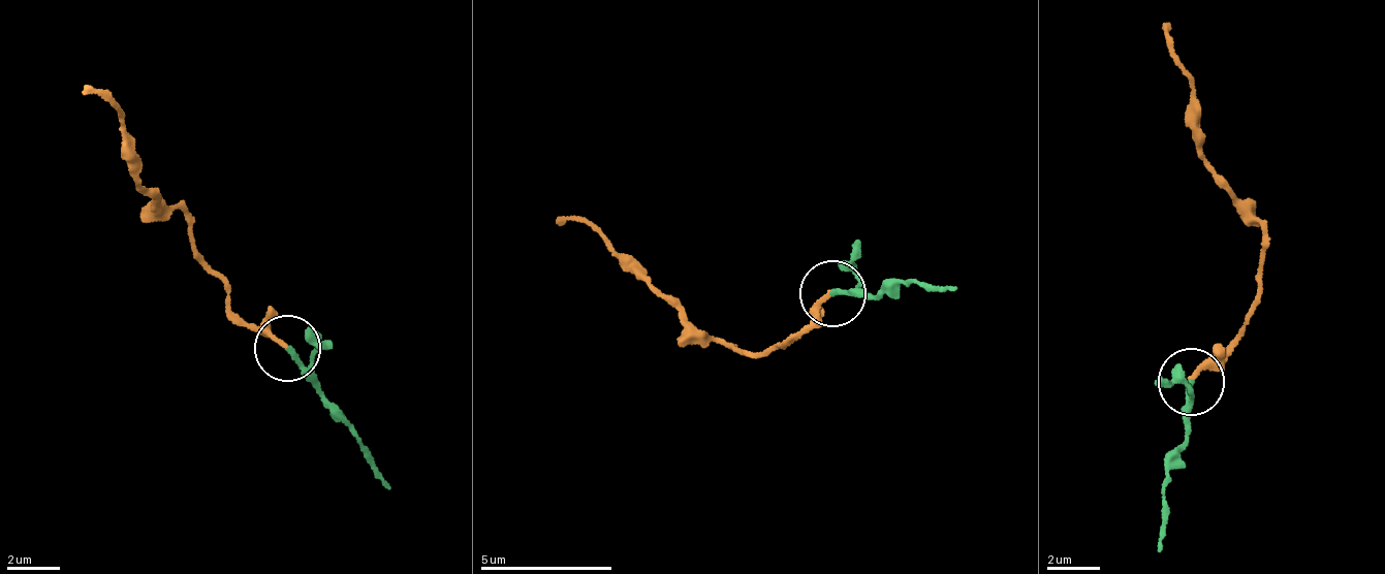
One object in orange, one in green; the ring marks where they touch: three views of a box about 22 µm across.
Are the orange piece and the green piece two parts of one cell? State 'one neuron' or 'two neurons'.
two neurons

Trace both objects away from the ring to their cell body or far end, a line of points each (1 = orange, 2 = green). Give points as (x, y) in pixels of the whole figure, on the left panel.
1: (286, 348), (232, 310), (197, 257), (183, 214), (138, 186), (131, 133), (116, 104), (80, 94)
2: (286, 348), (391, 487)

